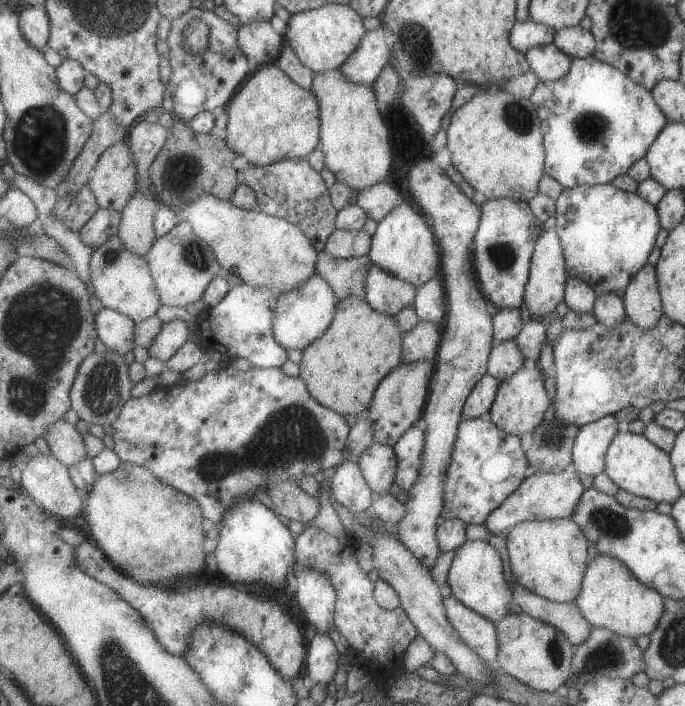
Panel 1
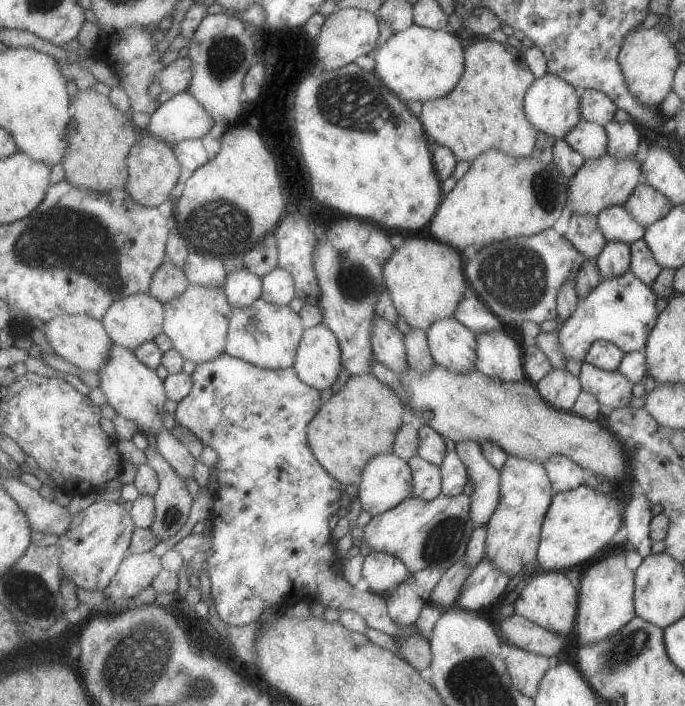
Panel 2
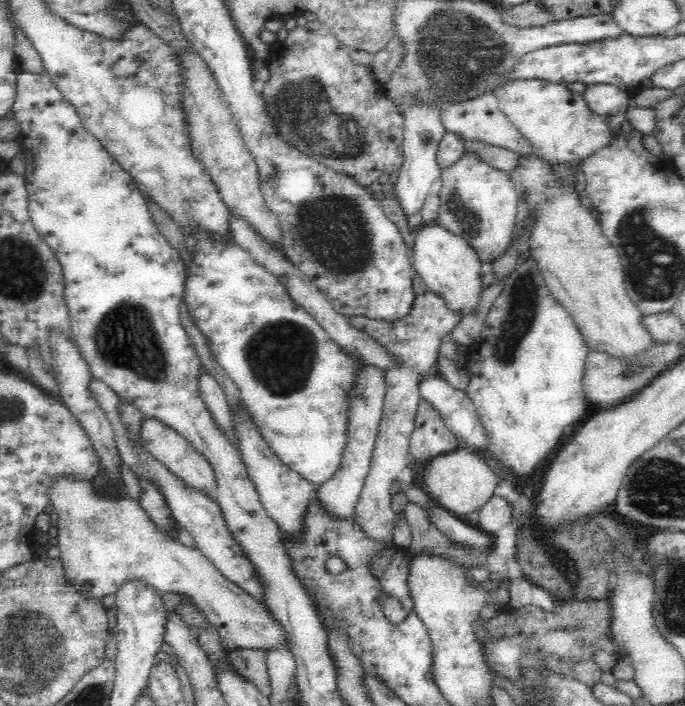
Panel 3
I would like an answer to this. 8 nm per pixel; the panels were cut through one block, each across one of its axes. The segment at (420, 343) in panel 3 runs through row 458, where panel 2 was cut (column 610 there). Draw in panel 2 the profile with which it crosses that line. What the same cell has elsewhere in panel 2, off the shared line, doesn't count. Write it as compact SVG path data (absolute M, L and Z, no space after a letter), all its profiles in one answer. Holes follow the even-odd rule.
M585 362L581 363L579 370L580 387L593 394L599 404L613 409L627 407L634 383L630 383L618 370L606 371Z

